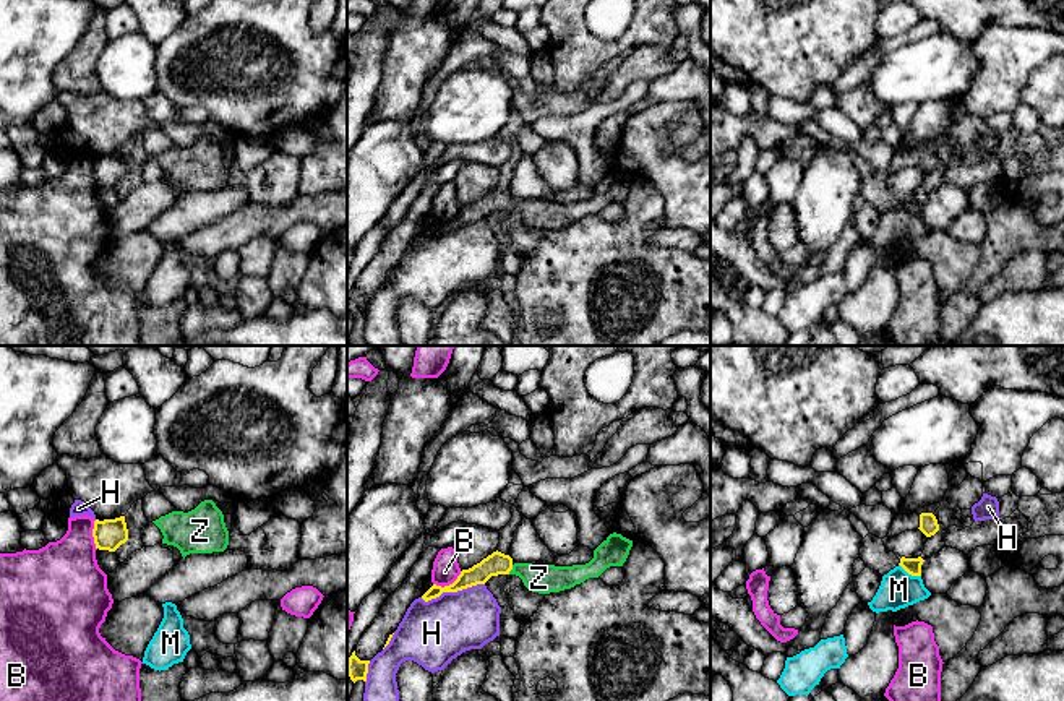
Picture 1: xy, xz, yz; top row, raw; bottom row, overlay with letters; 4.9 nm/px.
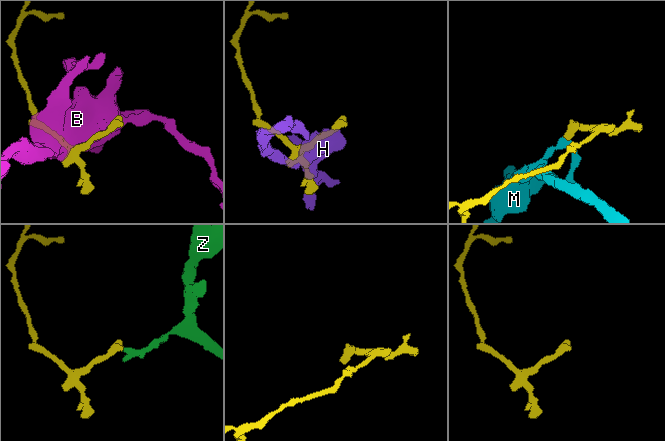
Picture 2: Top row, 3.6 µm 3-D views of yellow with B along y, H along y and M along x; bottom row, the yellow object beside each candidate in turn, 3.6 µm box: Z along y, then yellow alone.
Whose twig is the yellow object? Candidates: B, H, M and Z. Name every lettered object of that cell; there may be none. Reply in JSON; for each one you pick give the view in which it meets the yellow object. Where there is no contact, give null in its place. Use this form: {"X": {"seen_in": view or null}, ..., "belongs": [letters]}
{"Z": {"seen_in": "xz"}, "belongs": ["Z"]}

